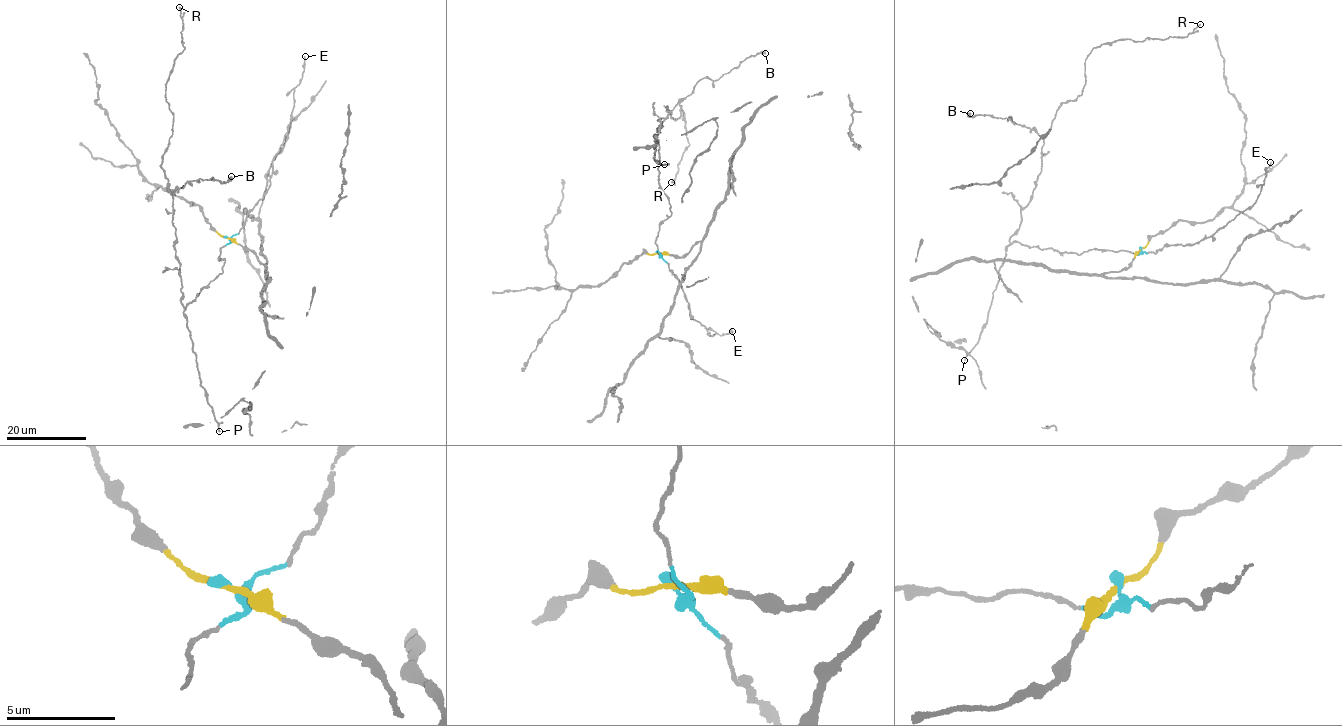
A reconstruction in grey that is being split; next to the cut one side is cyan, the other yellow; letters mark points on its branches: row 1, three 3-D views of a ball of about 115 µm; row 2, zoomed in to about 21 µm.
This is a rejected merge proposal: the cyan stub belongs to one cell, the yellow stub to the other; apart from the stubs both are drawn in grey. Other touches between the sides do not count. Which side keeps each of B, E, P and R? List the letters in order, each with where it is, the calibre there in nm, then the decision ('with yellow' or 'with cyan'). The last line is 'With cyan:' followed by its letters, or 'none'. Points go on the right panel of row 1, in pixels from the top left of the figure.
B: place (970, 113); calibre 500 nm; with cyan
E: place (1270, 162); calibre 240 nm; with cyan
P: place (964, 360); calibre 190 nm; with cyan
R: place (1200, 24); calibre 240 nm; with cyan
With cyan: B, E, P, R

